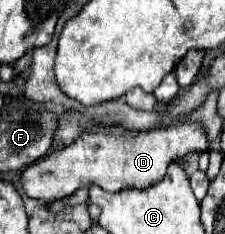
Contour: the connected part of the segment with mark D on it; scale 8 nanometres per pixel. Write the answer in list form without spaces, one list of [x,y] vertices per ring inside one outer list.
[[[173,123],[167,127],[153,127],[149,131],[139,131],[131,137],[113,135],[105,131],[83,133],[83,137],[75,139],[65,149],[53,151],[45,155],[41,161],[25,167],[21,181],[23,191],[31,199],[39,199],[45,203],[61,201],[73,195],[79,187],[99,185],[105,191],[123,191],[123,189],[149,189],[165,177],[167,165],[177,163],[189,153],[207,153],[209,141],[205,137],[205,129],[199,123]]]

